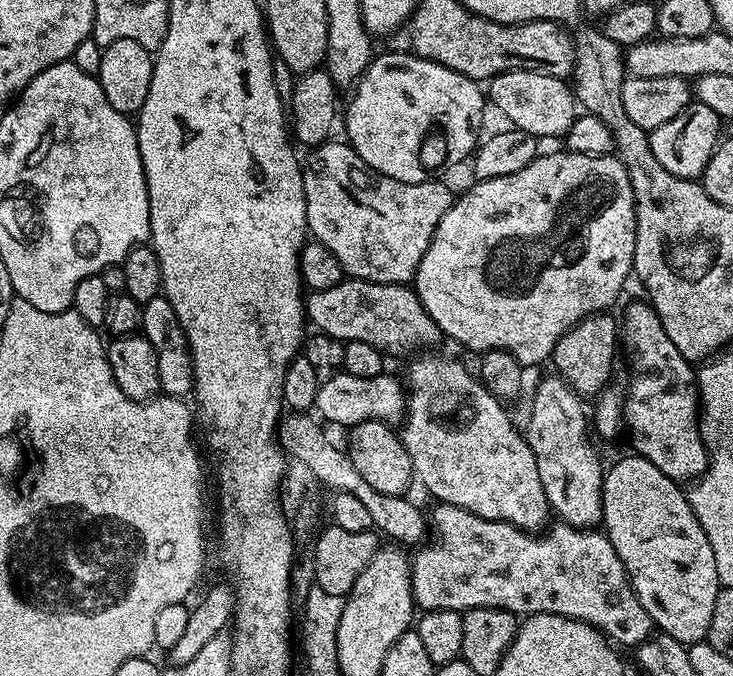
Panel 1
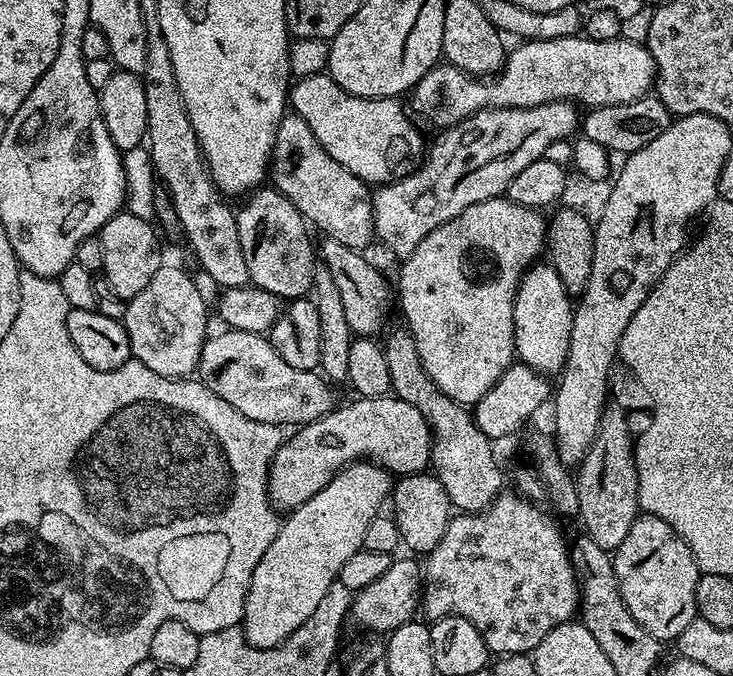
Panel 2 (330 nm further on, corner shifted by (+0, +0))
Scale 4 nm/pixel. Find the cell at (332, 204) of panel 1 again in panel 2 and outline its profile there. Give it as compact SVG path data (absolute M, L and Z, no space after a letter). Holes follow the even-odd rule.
M286 114L280 119L272 147L270 184L302 213L313 229L321 228L327 239L357 250L364 250L368 243L373 243L376 227L369 185L350 174L346 166L334 162L334 158L322 150L318 138L314 138L310 126L298 115Z

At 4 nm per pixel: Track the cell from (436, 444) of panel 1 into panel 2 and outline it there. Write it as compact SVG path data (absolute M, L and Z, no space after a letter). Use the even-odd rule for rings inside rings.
M327 238L321 239L321 244L318 244L318 260L319 263L325 264L330 270L330 275L334 278L334 283L338 286L339 297L342 298L343 310L346 313L346 322L350 322L350 330L353 334L360 338L372 338L377 334L375 332L383 333L384 319L388 316L388 303L393 303L394 292L388 289L388 280L371 264L370 261L364 257L355 248L347 248L342 246L342 242L337 240L329 240Z

